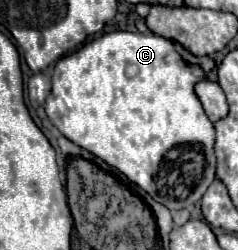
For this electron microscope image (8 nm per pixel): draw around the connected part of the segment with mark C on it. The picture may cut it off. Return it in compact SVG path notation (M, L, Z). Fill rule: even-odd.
M108 32L60 58L52 74L52 92L44 104L52 124L74 144L118 168L170 210L196 204L216 176L214 124L208 120L194 86L214 68L214 58L194 56L178 42L158 34Z

